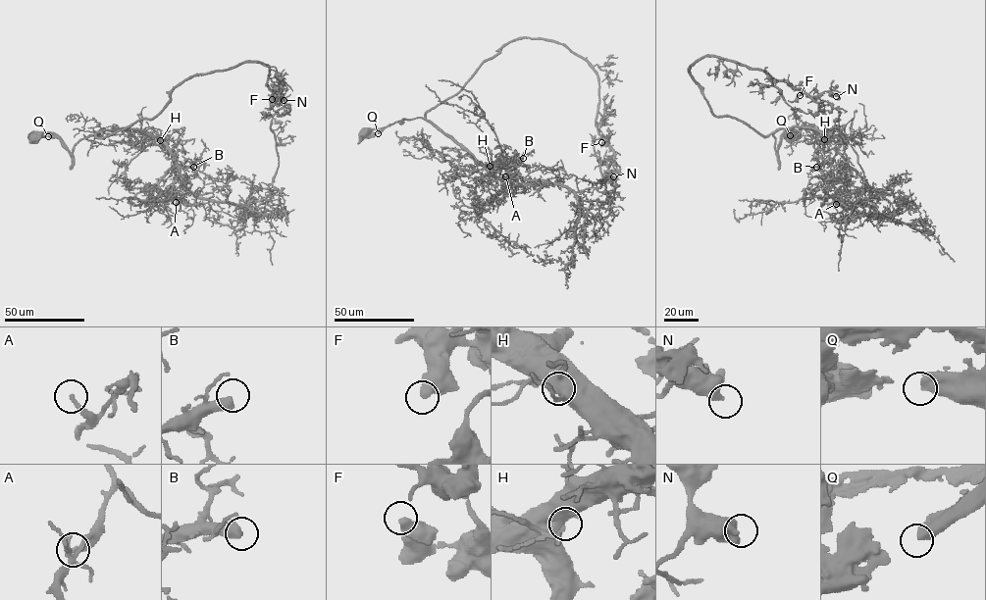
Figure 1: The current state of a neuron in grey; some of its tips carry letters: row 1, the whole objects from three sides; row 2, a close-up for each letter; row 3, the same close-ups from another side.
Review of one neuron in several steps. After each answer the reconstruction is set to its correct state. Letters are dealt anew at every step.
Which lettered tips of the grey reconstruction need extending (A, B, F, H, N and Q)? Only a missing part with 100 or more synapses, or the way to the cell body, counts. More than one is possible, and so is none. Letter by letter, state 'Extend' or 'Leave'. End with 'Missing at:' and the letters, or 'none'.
A: Leave
B: Extend
F: Leave
H: Leave
N: Leave
Q: Leave
Missing at: B

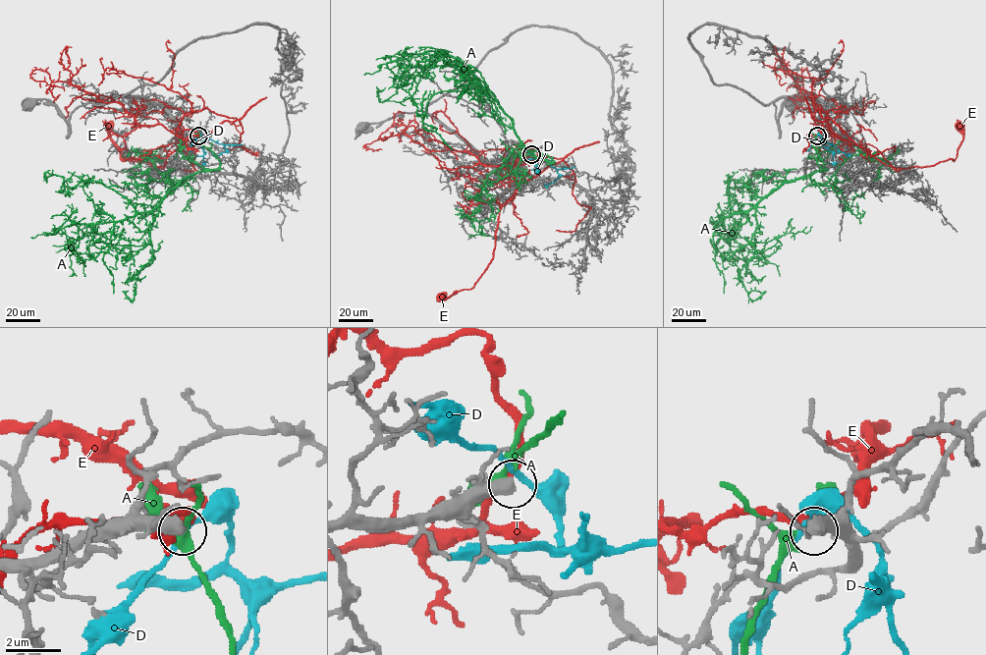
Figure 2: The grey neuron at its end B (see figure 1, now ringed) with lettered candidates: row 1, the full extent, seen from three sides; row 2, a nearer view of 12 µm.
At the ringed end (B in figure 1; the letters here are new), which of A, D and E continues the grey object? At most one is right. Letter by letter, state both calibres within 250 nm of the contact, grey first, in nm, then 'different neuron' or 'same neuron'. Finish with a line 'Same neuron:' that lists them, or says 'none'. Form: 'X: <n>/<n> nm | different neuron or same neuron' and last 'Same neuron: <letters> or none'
A: 500/400 nm | different neuron
D: 360/190 nm | different neuron
E: 360/260 nm | different neuron
Same neuron: none

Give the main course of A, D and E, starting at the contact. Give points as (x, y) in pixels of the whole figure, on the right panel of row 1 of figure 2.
A: (817, 136), (824, 169), (735, 212), (729, 183), (754, 179)
D: (817, 136), (848, 156), (847, 153)
E: (818, 135), (827, 130), (887, 165), (907, 168), (955, 160), (962, 140), (959, 127)

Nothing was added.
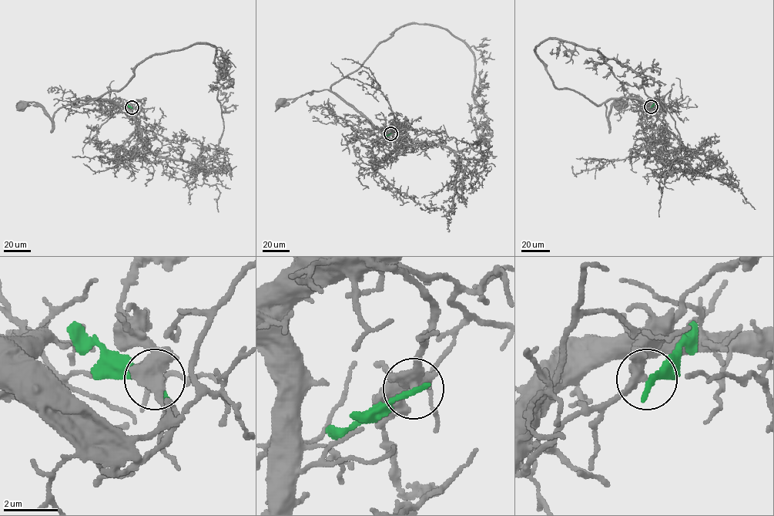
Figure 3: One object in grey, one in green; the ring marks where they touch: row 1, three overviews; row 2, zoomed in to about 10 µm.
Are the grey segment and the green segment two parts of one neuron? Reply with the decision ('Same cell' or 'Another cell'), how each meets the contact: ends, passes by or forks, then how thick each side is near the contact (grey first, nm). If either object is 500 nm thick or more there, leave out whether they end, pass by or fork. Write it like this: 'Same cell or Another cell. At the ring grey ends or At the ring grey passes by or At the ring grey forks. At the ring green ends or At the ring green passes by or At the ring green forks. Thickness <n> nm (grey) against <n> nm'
Another cell. Thickness 500 nm (grey) against 260 nm

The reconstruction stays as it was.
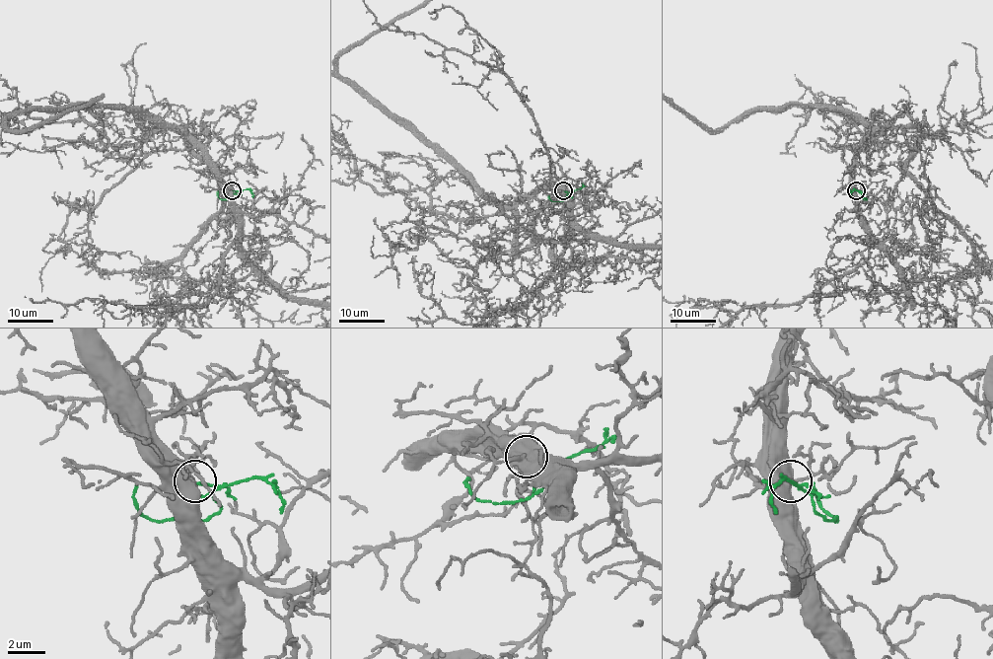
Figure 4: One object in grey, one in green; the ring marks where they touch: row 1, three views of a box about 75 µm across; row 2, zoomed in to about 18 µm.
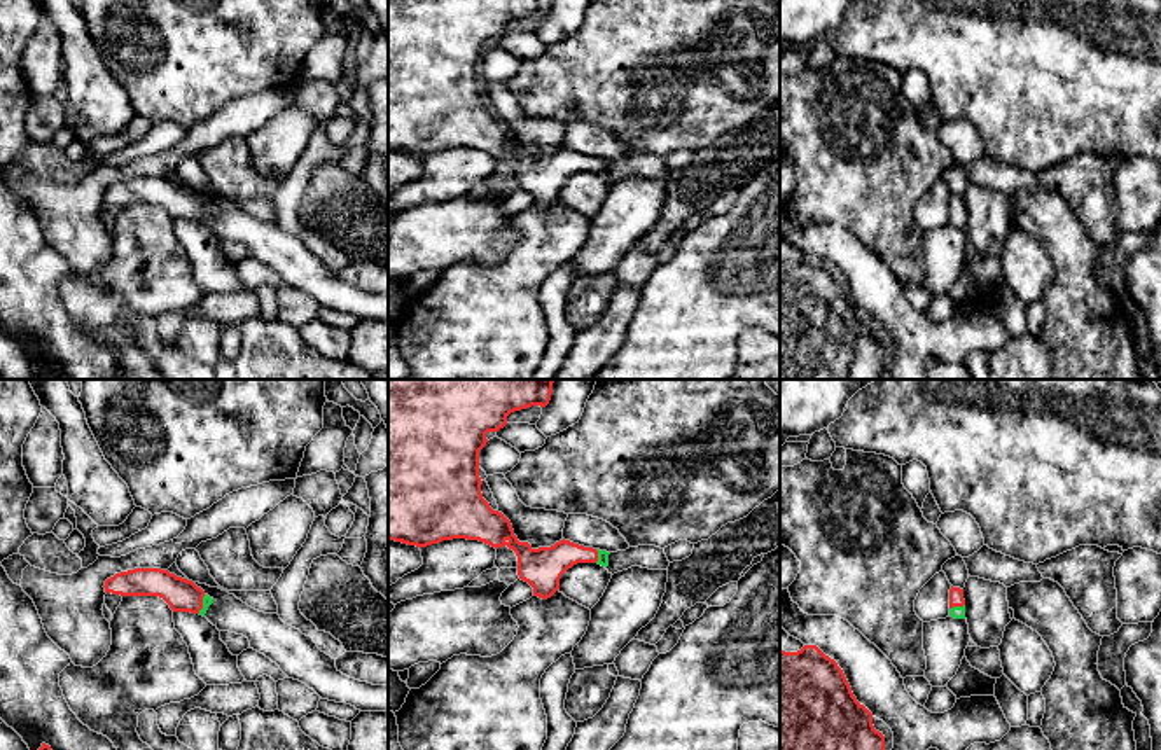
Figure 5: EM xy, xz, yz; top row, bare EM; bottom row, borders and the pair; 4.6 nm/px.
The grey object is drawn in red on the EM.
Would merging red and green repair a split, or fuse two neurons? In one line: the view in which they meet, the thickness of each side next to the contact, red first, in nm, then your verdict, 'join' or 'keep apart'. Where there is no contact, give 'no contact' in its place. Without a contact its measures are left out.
contact in xy; calibres 150 and 50 nm; join

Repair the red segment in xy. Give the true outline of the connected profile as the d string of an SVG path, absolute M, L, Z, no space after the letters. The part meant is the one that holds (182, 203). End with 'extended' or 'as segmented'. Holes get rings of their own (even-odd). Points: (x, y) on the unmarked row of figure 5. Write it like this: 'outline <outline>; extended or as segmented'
outline M135 177L105 189L105 201L121 205L159 205L173 220L191 220L205 226L213 212L192 189L161 177Z; extended

